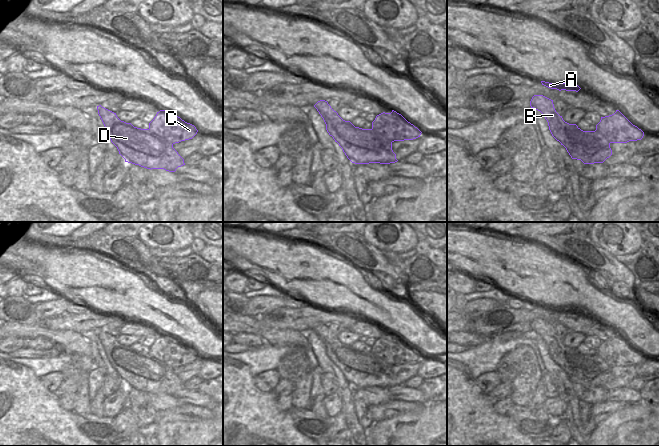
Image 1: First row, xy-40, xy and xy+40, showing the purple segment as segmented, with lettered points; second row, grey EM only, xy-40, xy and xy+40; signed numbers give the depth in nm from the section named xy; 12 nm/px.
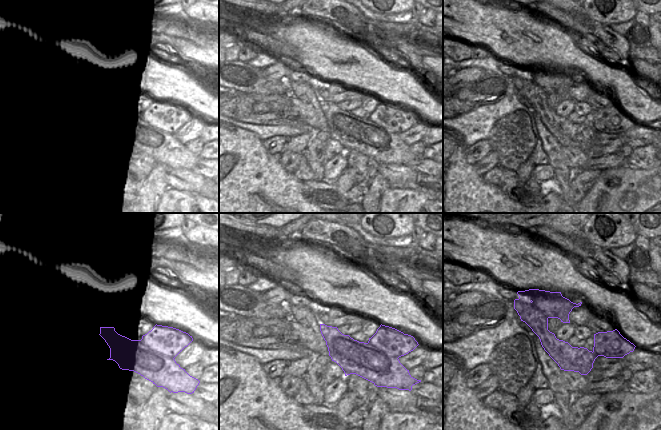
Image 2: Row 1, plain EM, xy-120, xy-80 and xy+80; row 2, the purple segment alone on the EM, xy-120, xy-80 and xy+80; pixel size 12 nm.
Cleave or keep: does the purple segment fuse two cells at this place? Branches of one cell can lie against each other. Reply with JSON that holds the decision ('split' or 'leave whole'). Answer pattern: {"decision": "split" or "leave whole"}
{"decision": "split"}

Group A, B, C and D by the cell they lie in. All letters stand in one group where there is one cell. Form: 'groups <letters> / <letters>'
groups A C / B D

